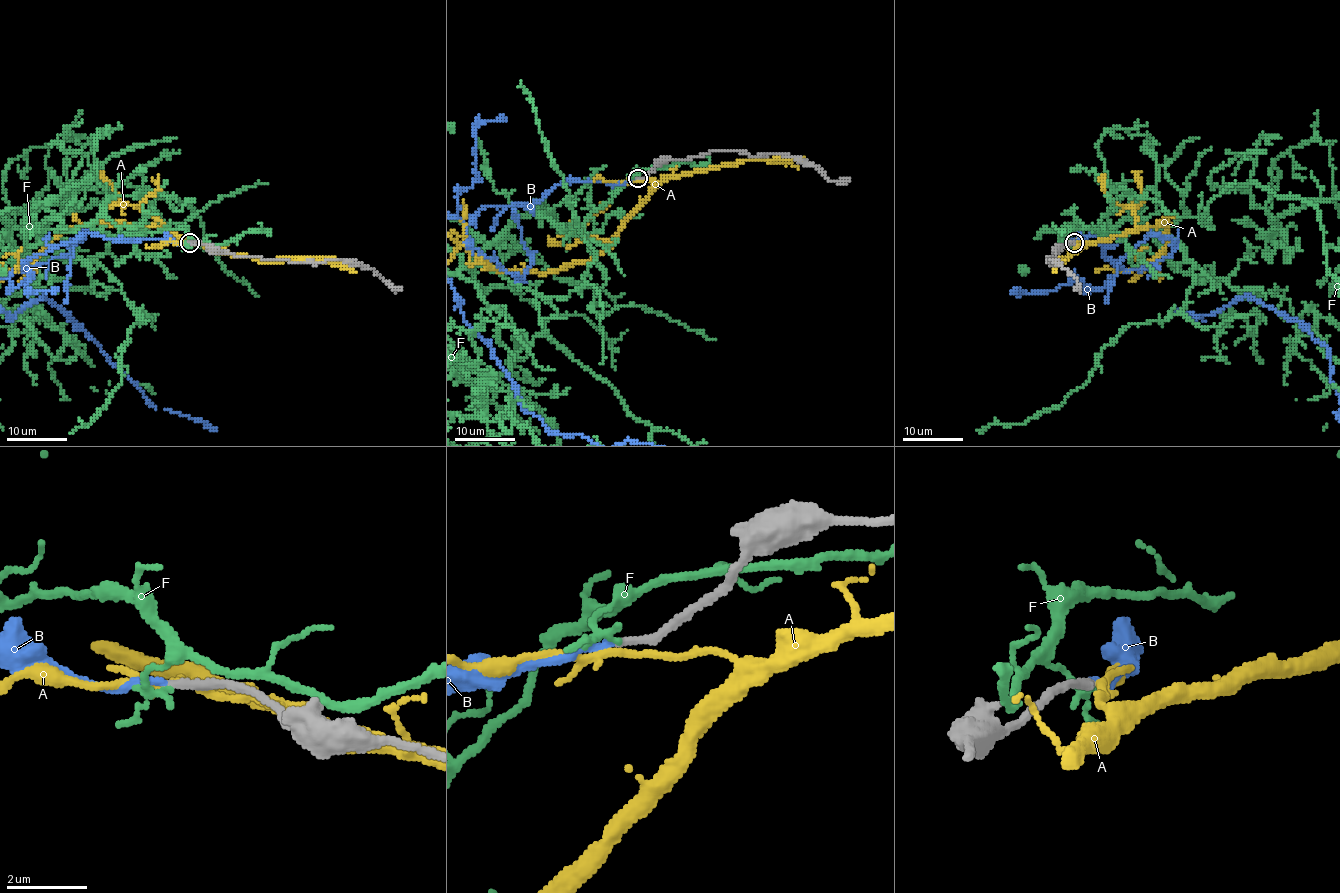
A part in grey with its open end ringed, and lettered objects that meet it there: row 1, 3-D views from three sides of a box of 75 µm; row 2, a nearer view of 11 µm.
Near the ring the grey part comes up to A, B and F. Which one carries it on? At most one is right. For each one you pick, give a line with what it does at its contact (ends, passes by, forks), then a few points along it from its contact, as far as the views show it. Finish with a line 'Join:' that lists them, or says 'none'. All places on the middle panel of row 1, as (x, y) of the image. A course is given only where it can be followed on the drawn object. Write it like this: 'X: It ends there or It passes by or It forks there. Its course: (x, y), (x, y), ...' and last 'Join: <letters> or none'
B: It ends there
Join: B

